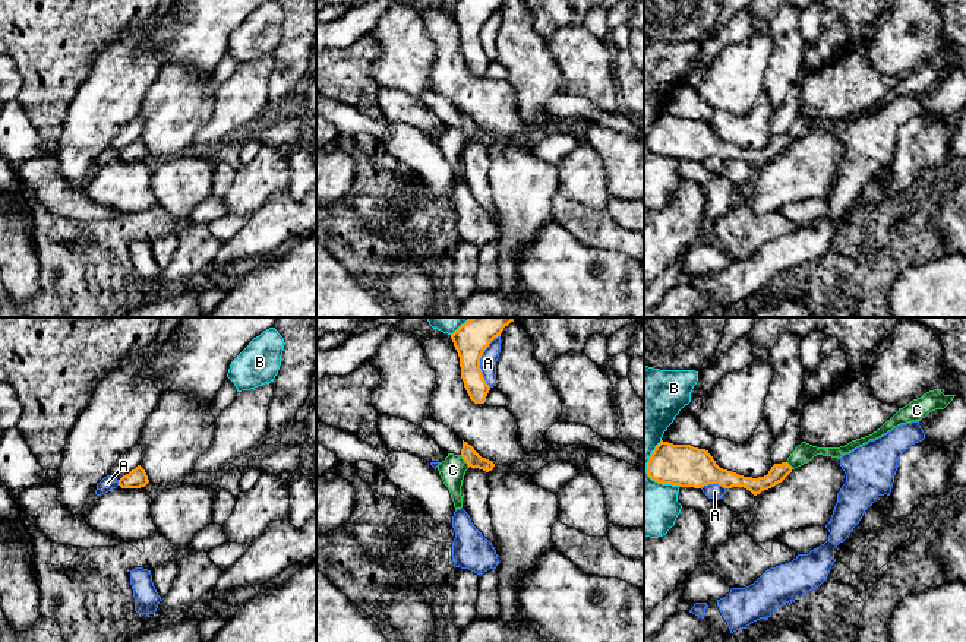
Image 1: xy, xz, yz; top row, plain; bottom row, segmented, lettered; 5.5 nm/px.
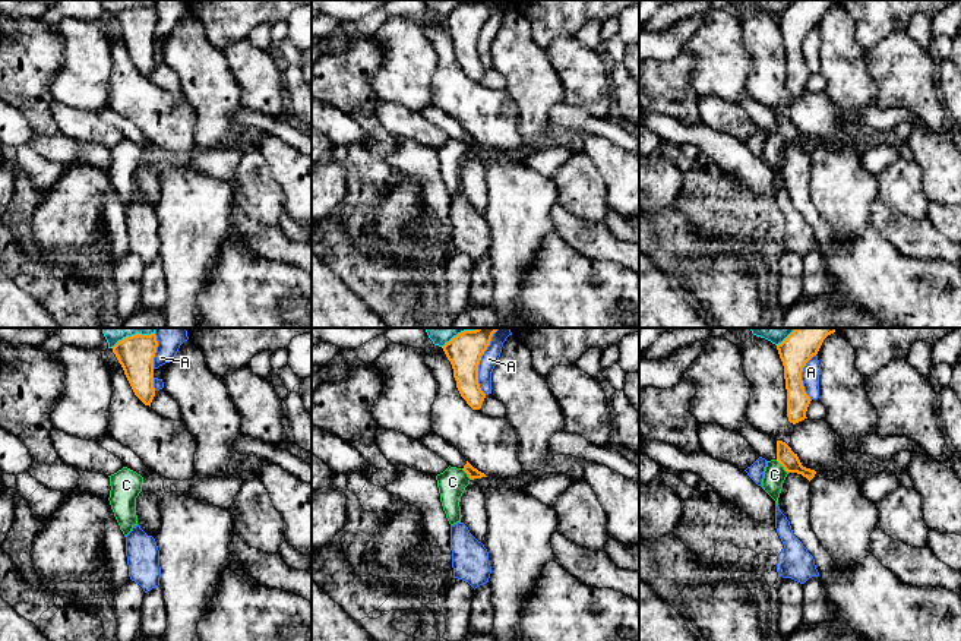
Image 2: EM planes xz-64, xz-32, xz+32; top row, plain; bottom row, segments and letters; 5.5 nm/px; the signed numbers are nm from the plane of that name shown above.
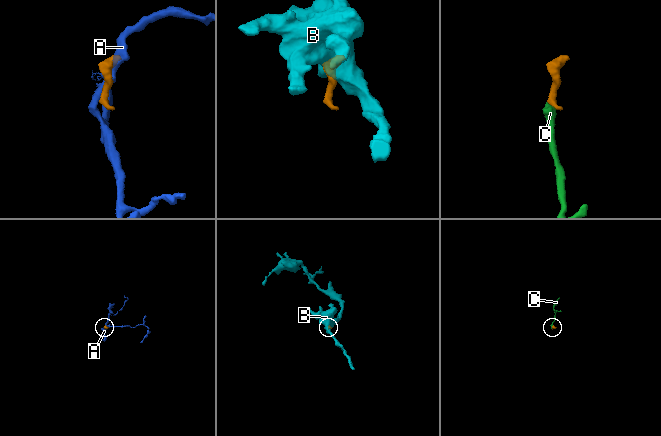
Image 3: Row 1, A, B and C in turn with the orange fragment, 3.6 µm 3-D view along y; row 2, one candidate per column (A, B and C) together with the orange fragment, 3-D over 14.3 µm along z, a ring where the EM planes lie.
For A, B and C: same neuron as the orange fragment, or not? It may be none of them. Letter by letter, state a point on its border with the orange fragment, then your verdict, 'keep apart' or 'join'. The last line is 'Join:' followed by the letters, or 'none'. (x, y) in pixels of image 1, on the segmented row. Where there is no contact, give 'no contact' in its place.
A: contact xz (479, 360); keep apart
B: contact yz (647, 473); keep apart
C: contact xz (464, 459); join
Join: C

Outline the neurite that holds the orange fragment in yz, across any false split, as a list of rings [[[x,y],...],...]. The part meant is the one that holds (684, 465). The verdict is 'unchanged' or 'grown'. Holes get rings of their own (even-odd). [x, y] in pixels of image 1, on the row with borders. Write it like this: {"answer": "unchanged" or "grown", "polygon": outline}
{"answer": "grown", "polygon": [[[941,389],[924,393],[910,401],[869,436],[849,442],[840,447],[817,447],[802,442],[795,447],[786,462],[774,464],[767,475],[752,478],[720,468],[705,449],[691,445],[673,445],[660,442],[647,462],[647,474],[662,484],[701,488],[719,484],[724,488],[744,487],[754,496],[782,483],[795,468],[809,462],[814,456],[831,456],[840,459],[845,453],[875,440],[894,427],[912,421],[921,421],[935,409],[944,409],[956,395],[944,395]]]}

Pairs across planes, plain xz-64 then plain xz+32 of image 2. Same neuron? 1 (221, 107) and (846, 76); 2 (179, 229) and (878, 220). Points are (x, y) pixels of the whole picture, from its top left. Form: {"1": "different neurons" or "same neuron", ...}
{"1": "same neuron", "2": "different neurons"}

